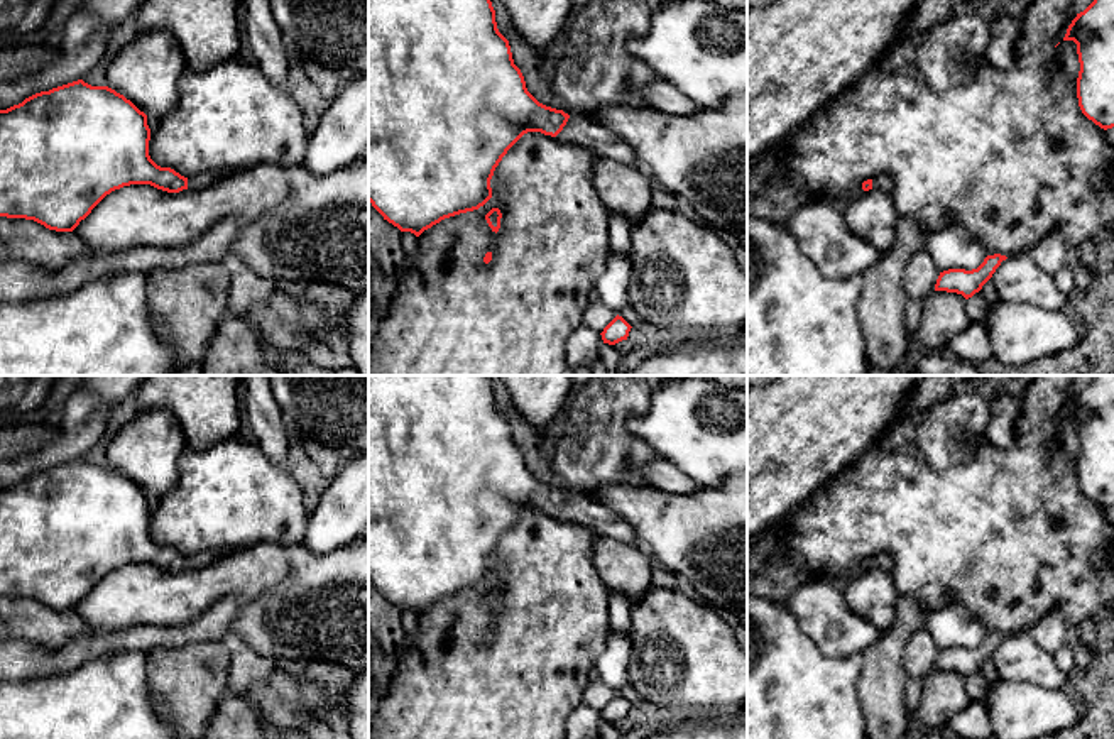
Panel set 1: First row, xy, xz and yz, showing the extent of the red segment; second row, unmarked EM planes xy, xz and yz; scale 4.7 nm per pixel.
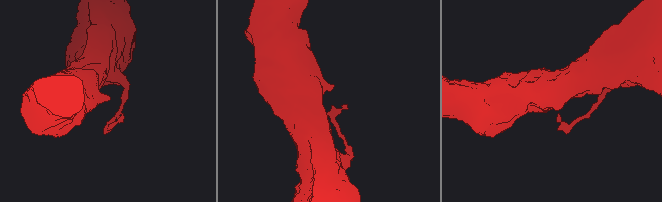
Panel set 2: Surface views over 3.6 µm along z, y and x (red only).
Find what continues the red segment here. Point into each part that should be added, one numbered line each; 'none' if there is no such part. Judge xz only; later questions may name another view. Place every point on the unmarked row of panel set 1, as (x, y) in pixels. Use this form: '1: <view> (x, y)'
1: xz (578, 508)

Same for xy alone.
1: xy (200, 560)

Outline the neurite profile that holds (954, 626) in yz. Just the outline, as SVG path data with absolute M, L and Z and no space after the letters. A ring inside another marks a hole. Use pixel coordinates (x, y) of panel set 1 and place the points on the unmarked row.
M950 605L943 610L931 612L926 629L931 632L940 651L948 648L977 648L989 634L986 626L964 605Z

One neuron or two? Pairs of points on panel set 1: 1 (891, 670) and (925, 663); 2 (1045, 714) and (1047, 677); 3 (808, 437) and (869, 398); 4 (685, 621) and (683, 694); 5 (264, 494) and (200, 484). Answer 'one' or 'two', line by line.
1: two
2: two
3: one
4: one
5: one

